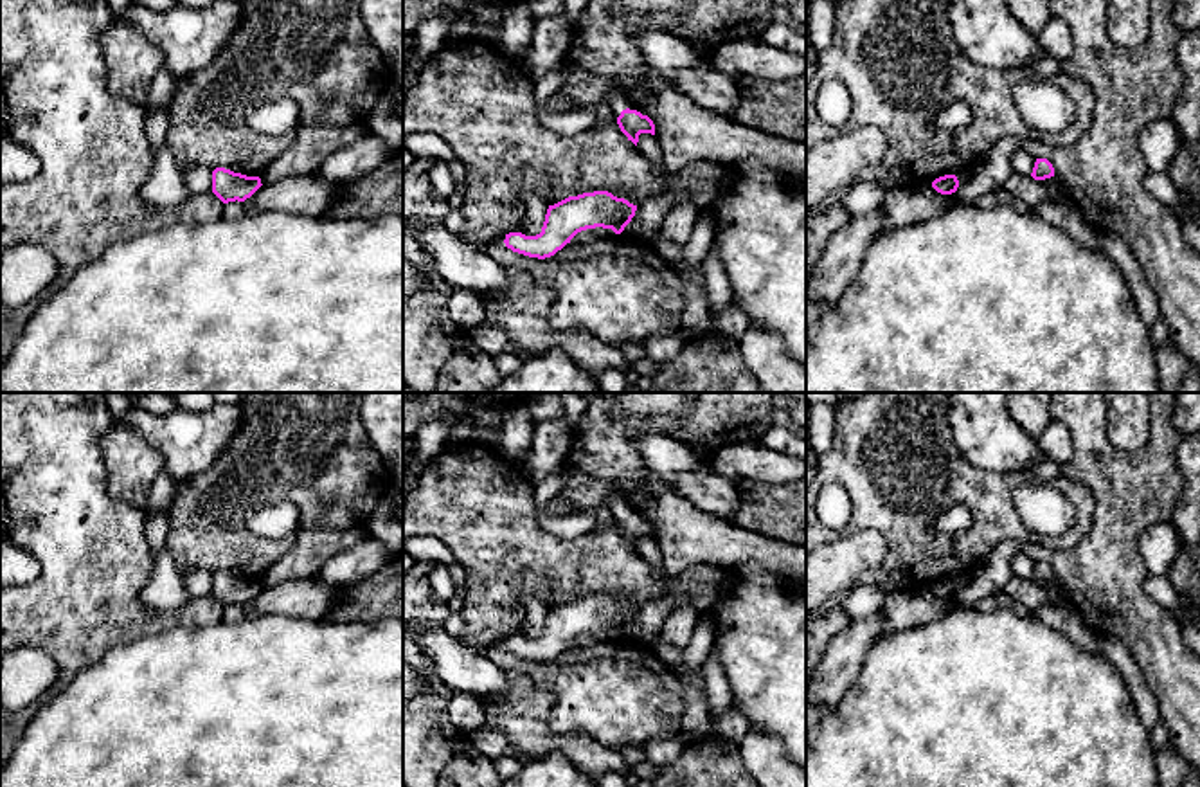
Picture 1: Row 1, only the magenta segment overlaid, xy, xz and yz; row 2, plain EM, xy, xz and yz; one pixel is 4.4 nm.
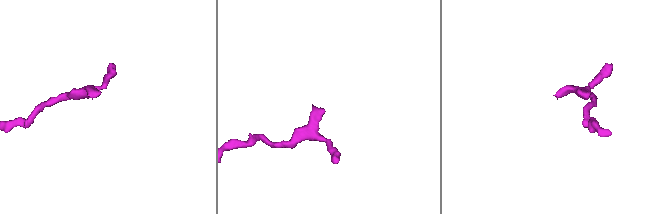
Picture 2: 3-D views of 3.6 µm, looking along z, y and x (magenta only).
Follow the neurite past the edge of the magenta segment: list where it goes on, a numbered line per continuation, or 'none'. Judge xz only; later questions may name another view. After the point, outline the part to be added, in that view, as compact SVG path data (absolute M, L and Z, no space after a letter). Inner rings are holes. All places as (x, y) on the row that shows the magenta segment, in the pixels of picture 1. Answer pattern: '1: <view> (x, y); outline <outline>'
1: xz (617, 101); outline M608 92L606 104L610 106L613 117L617 119L622 110L637 110L622 92Z

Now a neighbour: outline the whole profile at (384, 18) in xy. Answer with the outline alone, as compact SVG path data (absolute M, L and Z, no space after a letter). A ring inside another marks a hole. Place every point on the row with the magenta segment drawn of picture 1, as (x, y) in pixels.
M362 0L360 14L392 74L403 74L403 0Z

